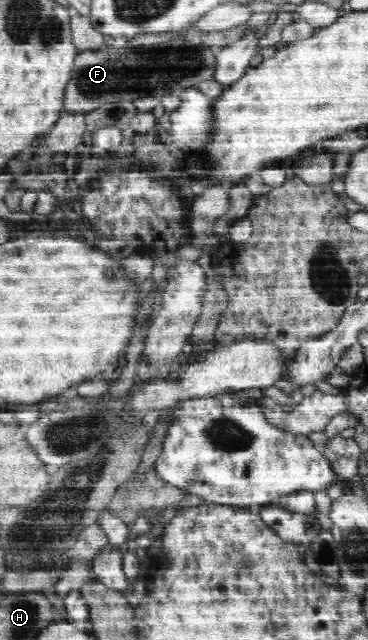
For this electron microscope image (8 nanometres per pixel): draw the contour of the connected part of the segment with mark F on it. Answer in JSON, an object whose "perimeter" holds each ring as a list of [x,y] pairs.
{"perimeter":[[[180,39],[177,42],[144,47],[122,44],[78,52],[65,90],[64,110],[84,113],[120,99],[132,101],[142,96],[163,97],[174,93],[178,88],[196,87],[198,82],[212,79],[214,51],[215,48],[202,43],[191,44]]]}

